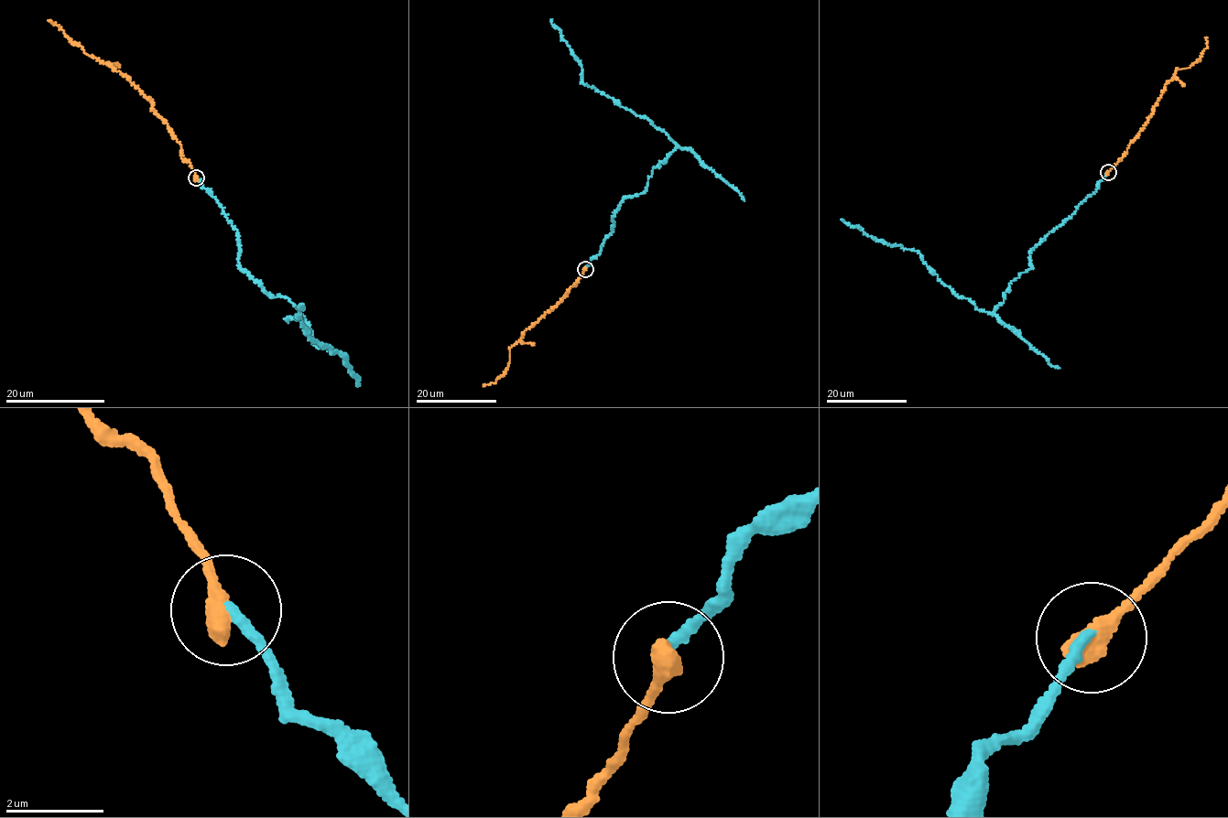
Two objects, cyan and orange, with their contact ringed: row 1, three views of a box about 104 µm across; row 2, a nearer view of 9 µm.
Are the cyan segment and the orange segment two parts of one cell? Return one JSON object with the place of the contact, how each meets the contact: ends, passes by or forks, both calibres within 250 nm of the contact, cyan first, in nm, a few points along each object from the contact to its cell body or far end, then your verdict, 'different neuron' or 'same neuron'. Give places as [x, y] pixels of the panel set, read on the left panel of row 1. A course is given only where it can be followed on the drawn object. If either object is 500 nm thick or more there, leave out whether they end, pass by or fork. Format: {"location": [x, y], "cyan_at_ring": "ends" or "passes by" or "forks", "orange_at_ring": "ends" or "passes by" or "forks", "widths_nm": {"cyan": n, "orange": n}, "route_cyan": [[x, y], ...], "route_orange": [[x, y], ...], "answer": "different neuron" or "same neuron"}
{"location": [196, 177], "widths_nm": {"cyan": 240, "orange": 500}, "route_cyan": [[196, 177], [235, 229], [240, 267], [294, 304], [315, 345], [331, 352], [298, 316], [287, 320], [302, 303]], "route_orange": [[196, 177], [182, 158], [179, 144], [151, 102], [119, 71], [83, 52], [48, 20]], "answer": "same neuron"}

